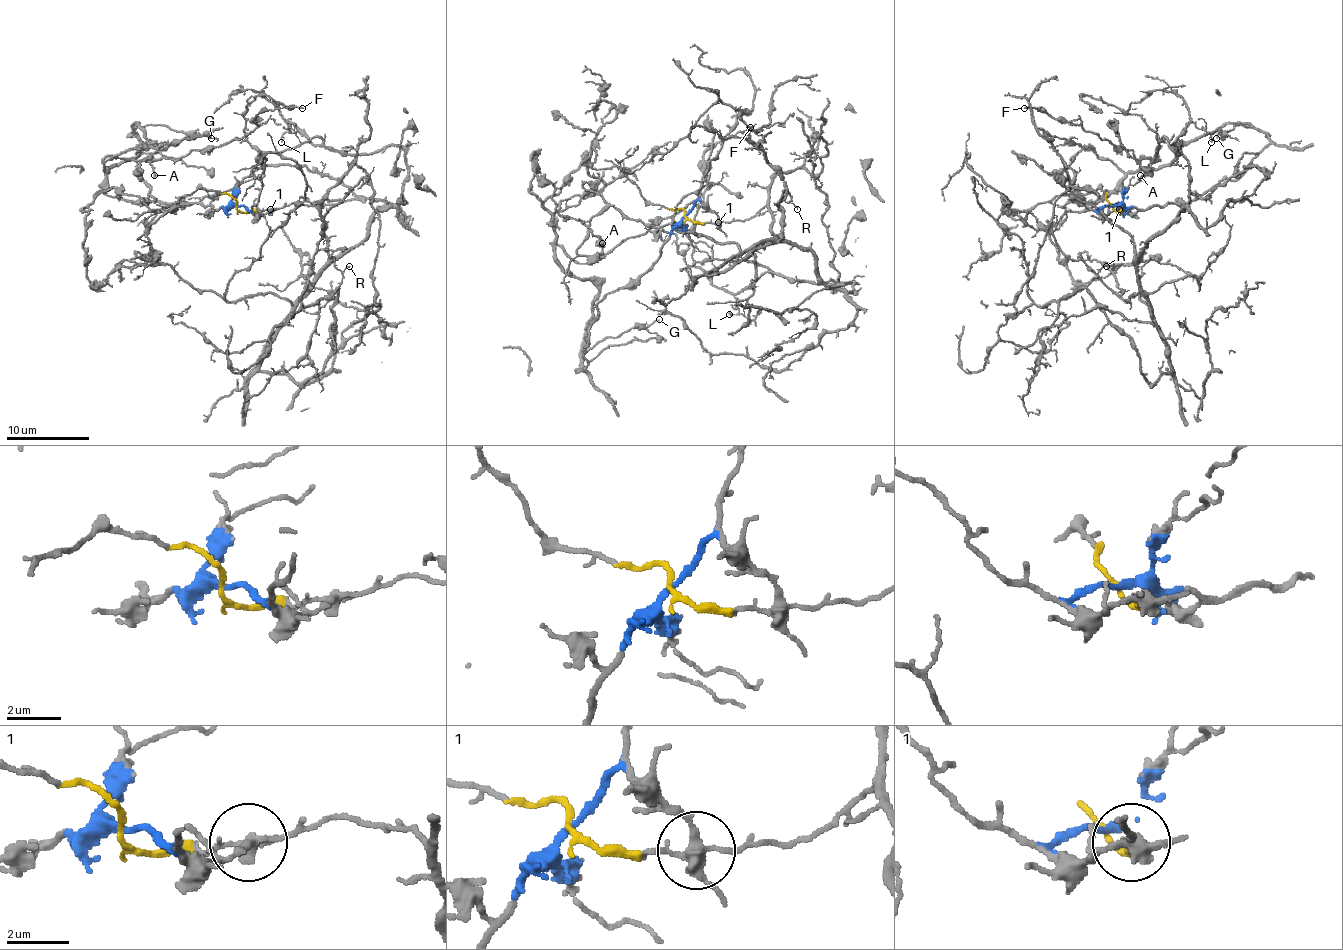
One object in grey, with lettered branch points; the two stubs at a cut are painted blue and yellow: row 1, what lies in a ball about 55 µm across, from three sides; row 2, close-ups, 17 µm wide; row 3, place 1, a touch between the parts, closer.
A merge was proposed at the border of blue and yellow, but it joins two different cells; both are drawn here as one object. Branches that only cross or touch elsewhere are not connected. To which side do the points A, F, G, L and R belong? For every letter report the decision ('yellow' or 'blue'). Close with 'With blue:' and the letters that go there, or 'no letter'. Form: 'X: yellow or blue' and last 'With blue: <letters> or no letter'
A: blue
F: blue
G: blue
L: yellow
R: yellow
With blue: A, F, G

